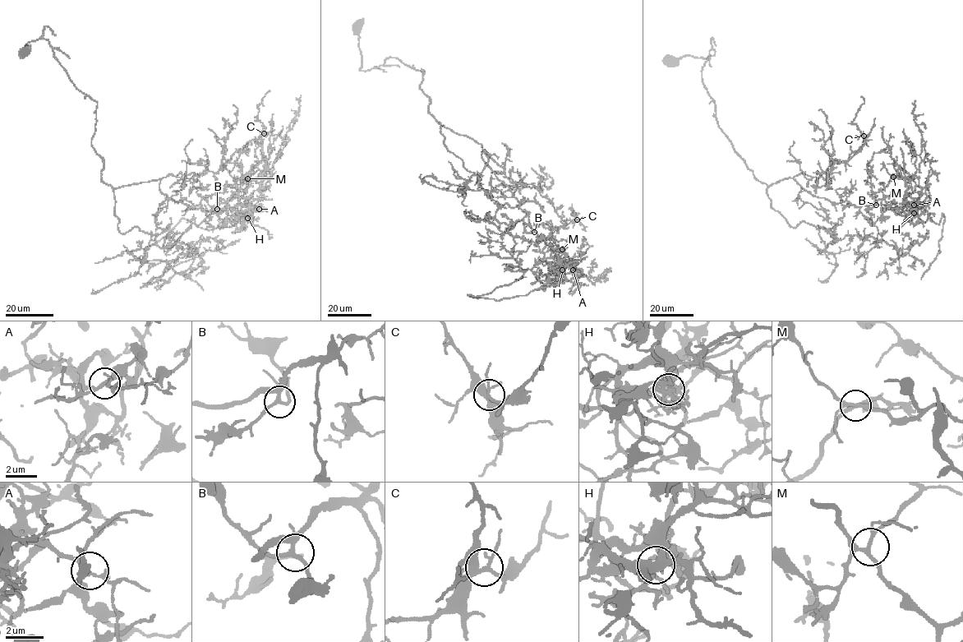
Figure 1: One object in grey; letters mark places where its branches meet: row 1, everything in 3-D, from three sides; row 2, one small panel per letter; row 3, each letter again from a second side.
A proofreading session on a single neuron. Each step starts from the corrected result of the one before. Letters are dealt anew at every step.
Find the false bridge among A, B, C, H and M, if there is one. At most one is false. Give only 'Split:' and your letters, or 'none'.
Split: H

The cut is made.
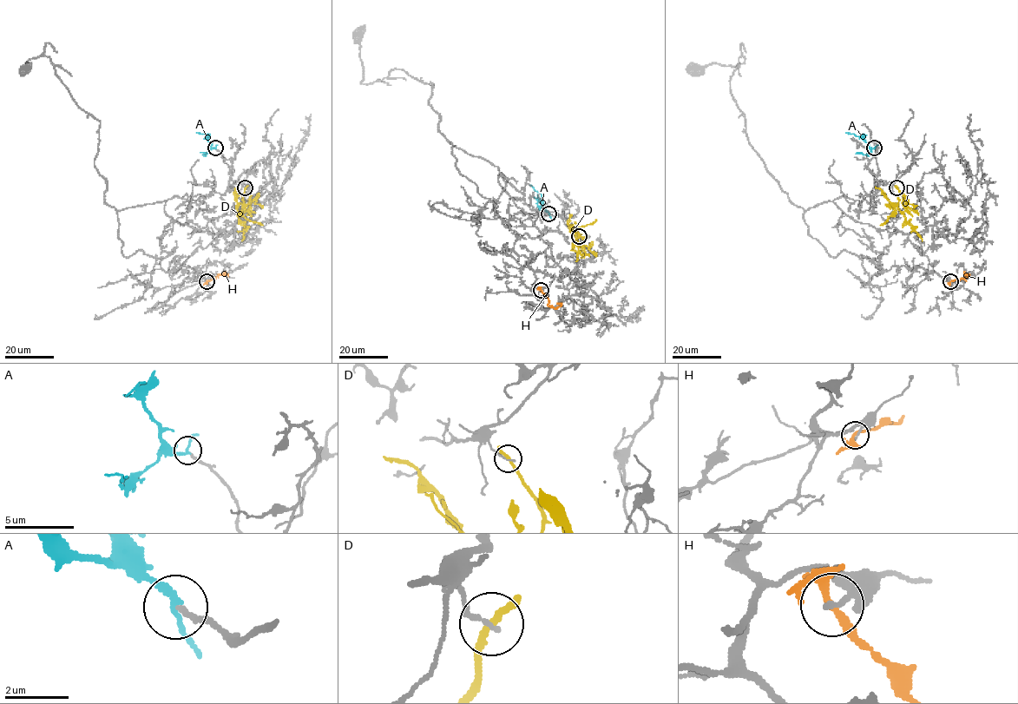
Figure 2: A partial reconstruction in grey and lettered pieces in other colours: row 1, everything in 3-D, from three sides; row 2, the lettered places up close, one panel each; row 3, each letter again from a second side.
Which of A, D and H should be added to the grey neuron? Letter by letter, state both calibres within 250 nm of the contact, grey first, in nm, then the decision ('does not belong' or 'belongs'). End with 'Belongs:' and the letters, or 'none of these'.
A: calibres 170 and 170 nm; belongs
D: calibres 140 and 200 nm; does not belong
H: calibres 190 and 220 nm; does not belong
Belongs: A

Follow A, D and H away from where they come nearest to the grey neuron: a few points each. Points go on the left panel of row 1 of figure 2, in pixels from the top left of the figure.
A: (215, 148), (206, 134), (196, 133)
D: (245, 187), (242, 198), (245, 209), (242, 212), (244, 206), (239, 214), (234, 194), (238, 187)
H: (206, 281), (227, 274), (223, 273)

